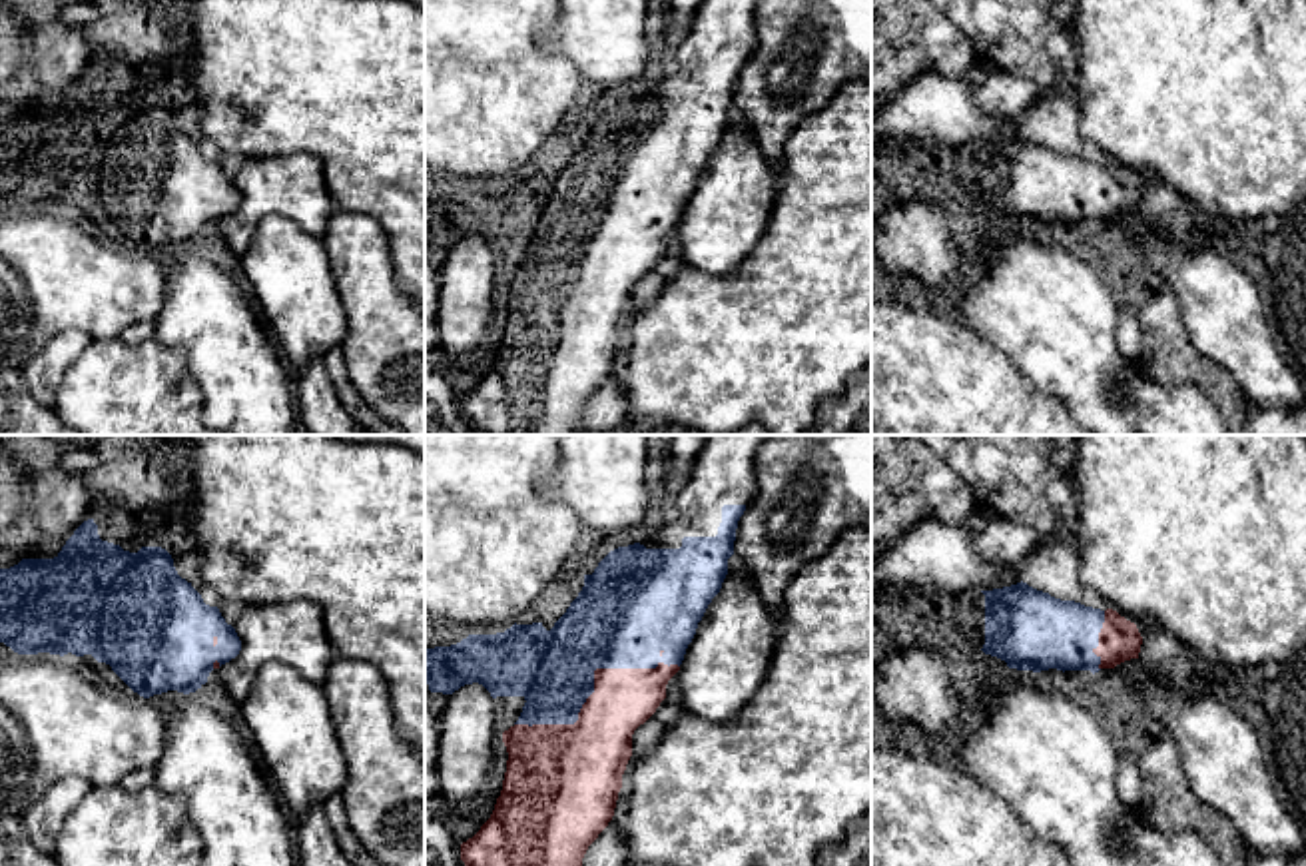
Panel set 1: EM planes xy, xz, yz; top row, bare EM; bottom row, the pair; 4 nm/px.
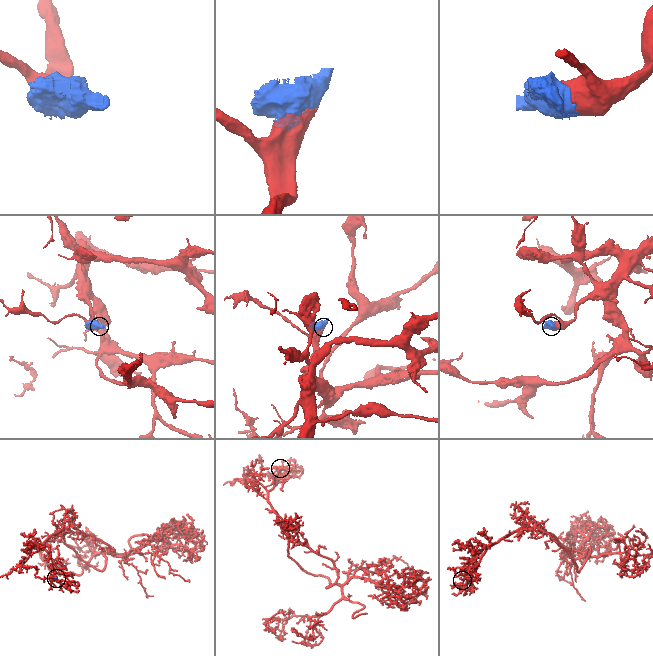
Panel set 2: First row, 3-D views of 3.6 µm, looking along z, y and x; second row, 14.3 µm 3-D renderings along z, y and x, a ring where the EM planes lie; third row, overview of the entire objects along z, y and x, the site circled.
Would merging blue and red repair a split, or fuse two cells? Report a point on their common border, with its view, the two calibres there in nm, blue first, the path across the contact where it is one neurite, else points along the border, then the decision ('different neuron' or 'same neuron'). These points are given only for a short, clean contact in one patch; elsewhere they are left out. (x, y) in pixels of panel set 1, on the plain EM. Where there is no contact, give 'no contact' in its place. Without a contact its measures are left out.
meets blue in xz at (593, 238); 360 nm thick on the blue side, 280 nm on the other; same neuron

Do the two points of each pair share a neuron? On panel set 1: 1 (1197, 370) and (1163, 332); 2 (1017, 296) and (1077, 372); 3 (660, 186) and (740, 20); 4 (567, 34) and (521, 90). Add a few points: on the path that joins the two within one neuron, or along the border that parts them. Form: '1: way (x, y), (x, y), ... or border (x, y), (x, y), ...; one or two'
1: way (1187, 360), (1169, 342); one
2: way (1035, 314), (1071, 354); one
3: way (660, 144), (698, 96), (710, 62); one
4: border (555, 20), (543, 46), (573, 66), (583, 88); two

